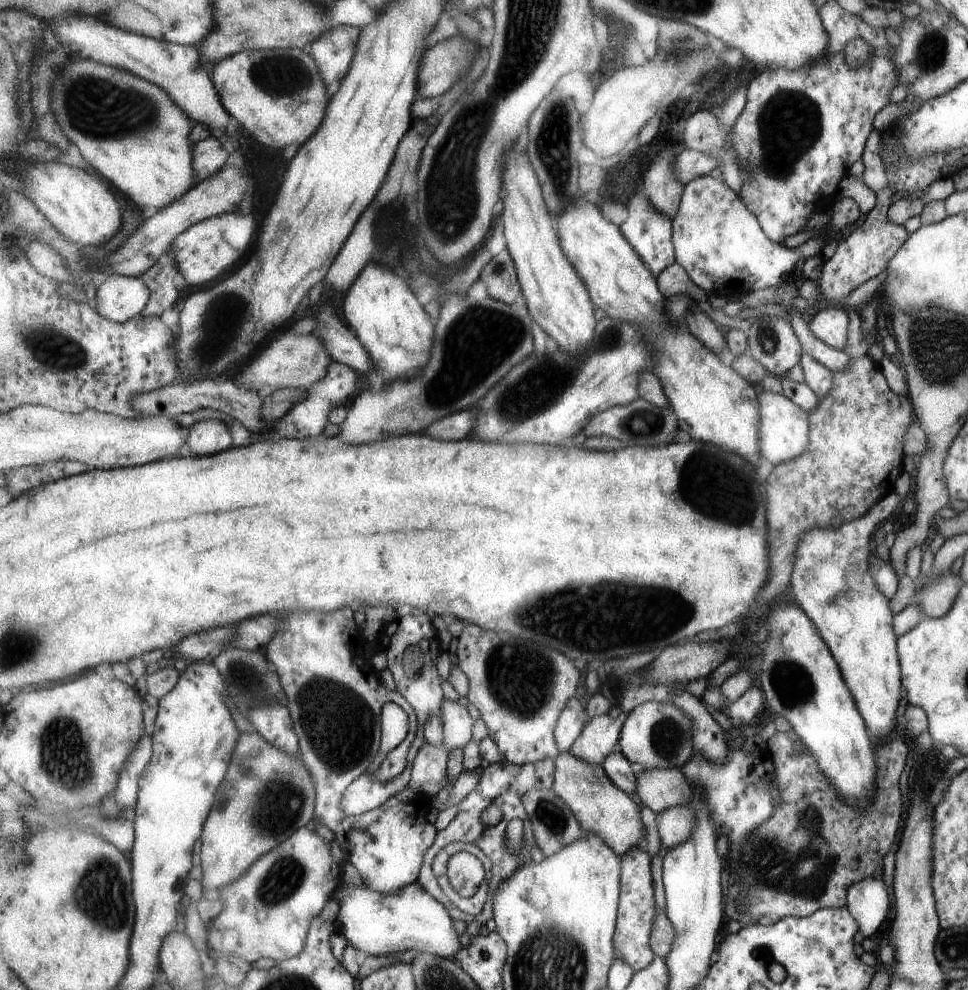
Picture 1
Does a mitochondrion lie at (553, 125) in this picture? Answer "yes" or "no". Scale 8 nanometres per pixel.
yes

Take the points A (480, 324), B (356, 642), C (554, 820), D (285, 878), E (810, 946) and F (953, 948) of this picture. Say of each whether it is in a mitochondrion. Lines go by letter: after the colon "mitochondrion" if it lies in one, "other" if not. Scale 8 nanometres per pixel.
A: mitochondrion
B: other
C: mitochondrion
D: mitochondrion
E: other
F: mitochondrion

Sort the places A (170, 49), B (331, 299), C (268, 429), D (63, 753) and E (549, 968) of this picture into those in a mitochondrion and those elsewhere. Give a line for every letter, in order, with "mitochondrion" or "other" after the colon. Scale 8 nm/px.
A: other
B: other
C: other
D: mitochondrion
E: mitochondrion

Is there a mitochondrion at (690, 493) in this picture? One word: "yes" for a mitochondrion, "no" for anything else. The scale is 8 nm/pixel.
yes

